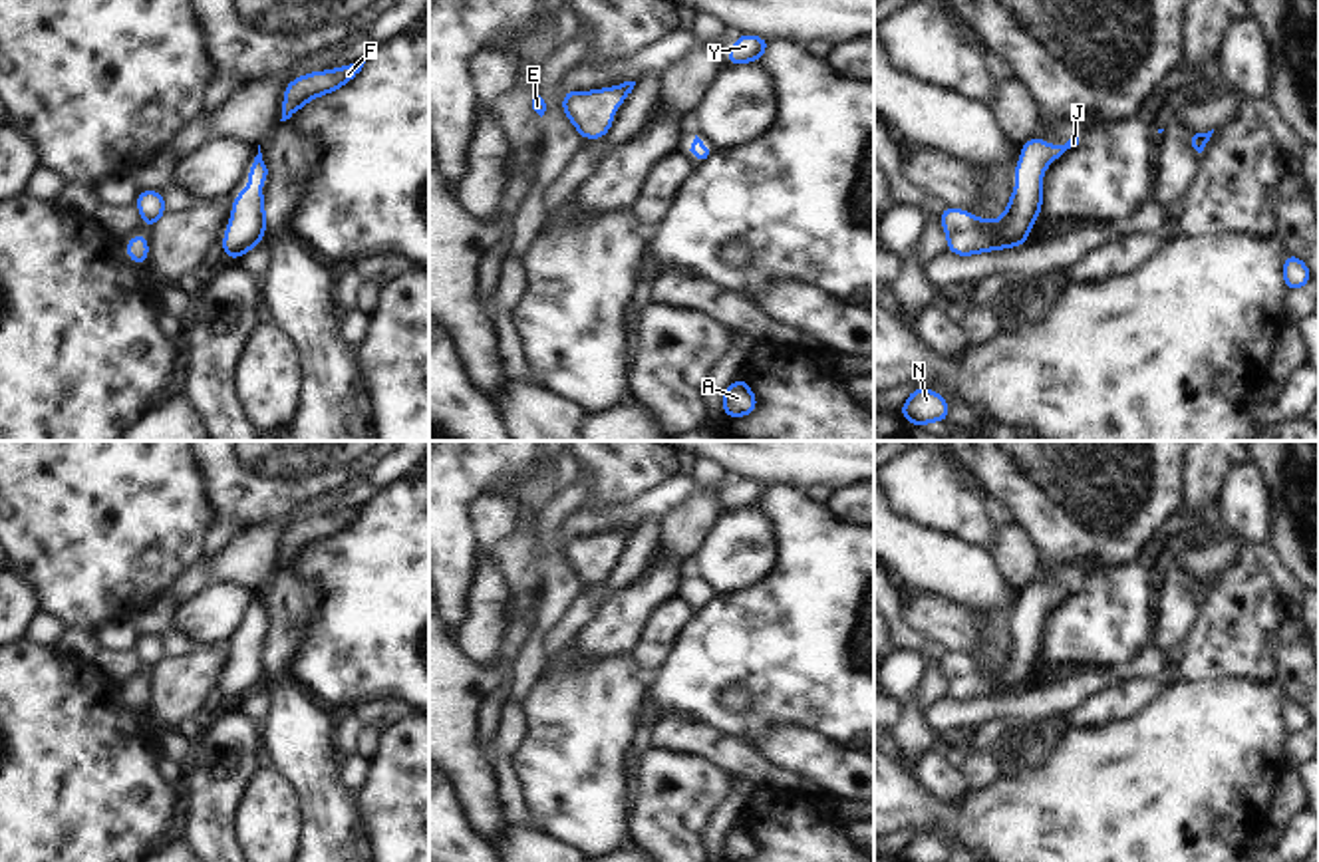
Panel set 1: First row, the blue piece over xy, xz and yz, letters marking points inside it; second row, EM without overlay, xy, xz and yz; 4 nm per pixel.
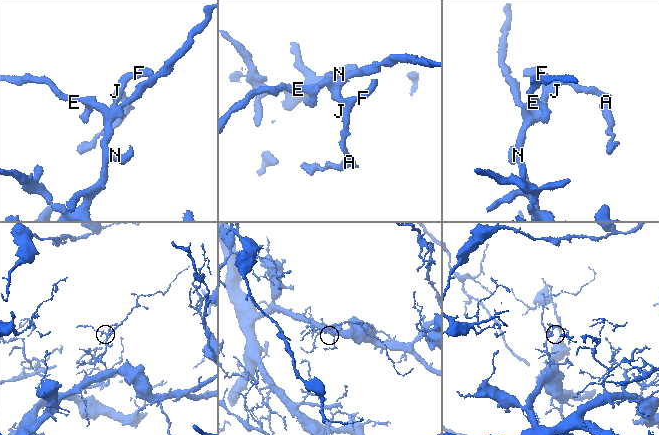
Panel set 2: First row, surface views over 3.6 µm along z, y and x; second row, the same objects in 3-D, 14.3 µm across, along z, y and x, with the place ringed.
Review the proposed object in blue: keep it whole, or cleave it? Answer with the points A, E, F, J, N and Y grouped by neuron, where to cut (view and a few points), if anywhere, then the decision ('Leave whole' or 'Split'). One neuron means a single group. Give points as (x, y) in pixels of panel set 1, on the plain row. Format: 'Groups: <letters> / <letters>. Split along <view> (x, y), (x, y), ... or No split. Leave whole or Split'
Groups: A E F J N Y. No split. Leave whole

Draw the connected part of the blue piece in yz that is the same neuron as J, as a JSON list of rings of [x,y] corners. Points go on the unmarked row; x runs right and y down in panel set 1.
[[[1075,576],[1061,592],[1047,590],[1035,580],[1021,590],[1019,610],[1013,616],[1017,634],[1009,642],[1005,659],[997,665],[981,665],[963,653],[940,653],[948,695],[969,701],[1027,689],[1027,679],[1041,657],[1041,624],[1047,610],[1083,588],[1085,580]]]

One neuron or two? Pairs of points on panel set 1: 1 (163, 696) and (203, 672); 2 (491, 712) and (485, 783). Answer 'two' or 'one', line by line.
1: one
2: two

